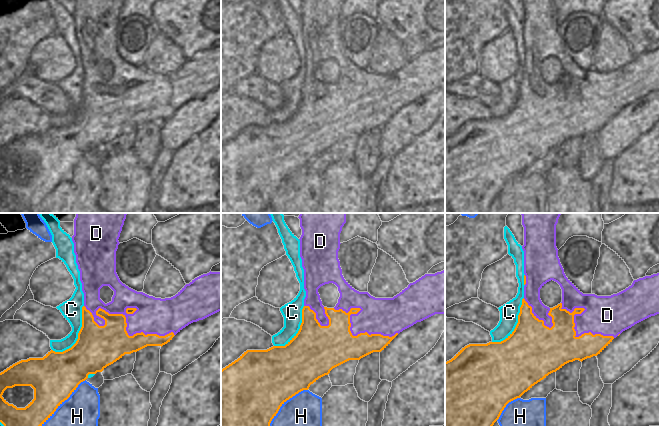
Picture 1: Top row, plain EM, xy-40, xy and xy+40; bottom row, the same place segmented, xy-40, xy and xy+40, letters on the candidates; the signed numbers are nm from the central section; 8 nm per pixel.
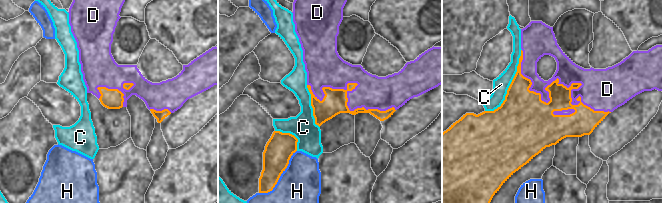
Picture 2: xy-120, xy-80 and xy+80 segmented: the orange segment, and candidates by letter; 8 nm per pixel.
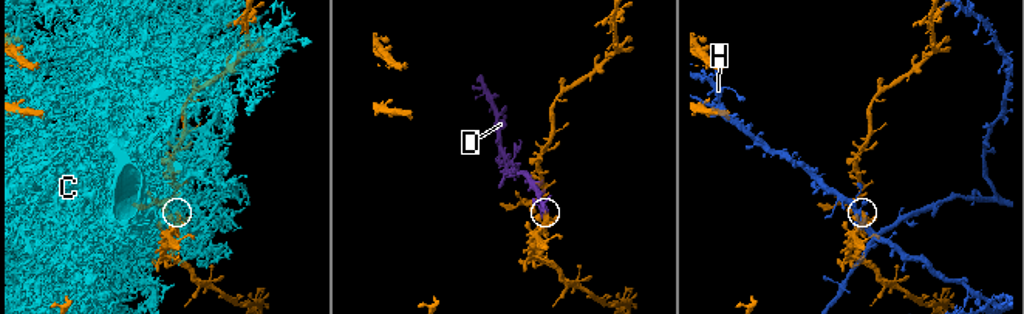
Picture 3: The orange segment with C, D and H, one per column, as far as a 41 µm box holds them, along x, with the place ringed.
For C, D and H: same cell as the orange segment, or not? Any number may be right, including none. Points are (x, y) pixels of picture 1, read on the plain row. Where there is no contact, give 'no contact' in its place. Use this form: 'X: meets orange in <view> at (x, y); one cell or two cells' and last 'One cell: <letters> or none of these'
C: meets orange in xy-40 at (78, 111); two cells
D: meets orange in xy-40 at (123, 91); one cell
H: meets orange in xy-40 at (57, 183); two cells
One cell: D

